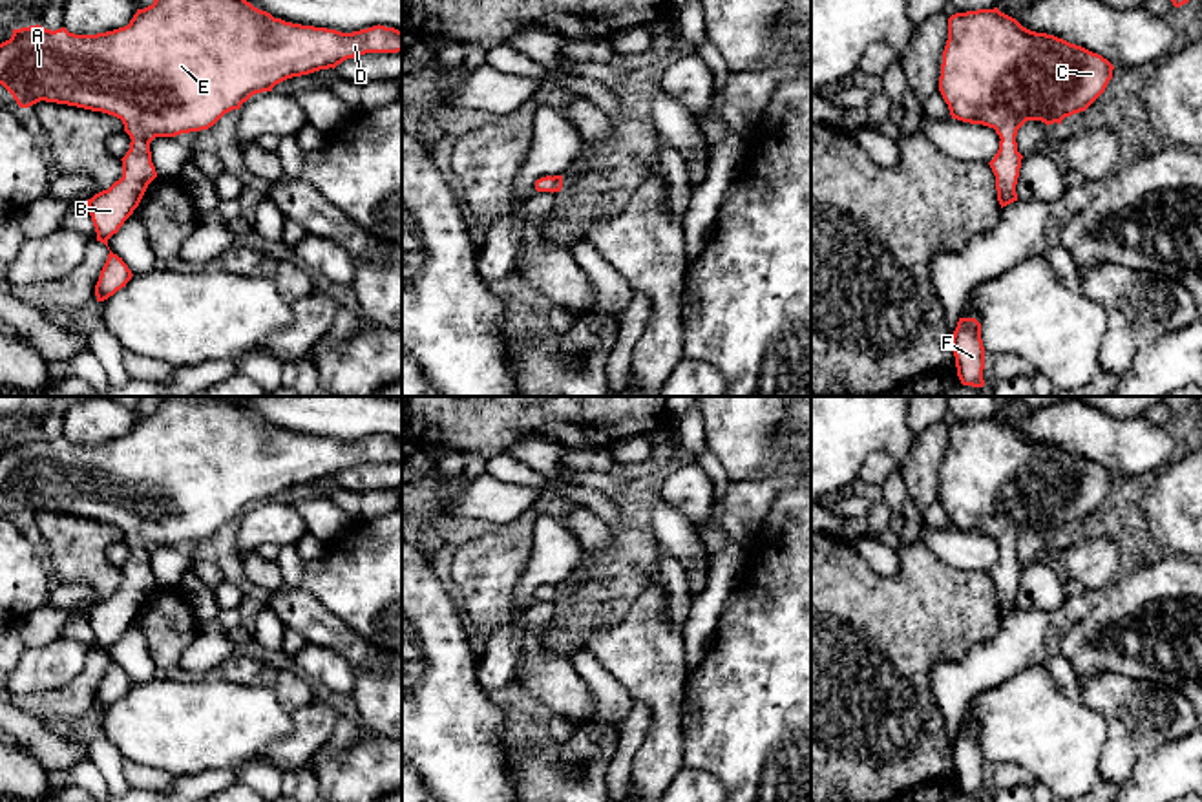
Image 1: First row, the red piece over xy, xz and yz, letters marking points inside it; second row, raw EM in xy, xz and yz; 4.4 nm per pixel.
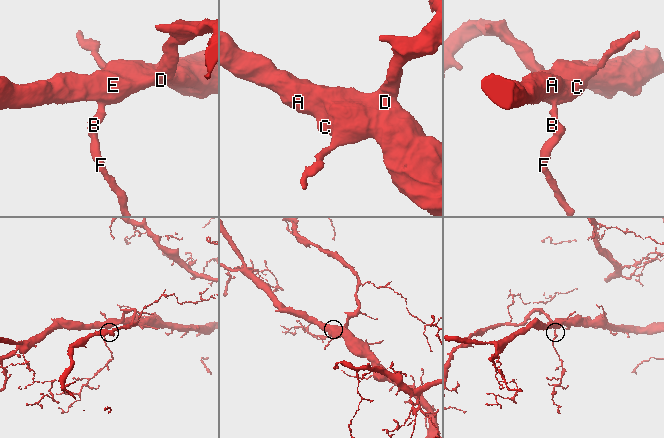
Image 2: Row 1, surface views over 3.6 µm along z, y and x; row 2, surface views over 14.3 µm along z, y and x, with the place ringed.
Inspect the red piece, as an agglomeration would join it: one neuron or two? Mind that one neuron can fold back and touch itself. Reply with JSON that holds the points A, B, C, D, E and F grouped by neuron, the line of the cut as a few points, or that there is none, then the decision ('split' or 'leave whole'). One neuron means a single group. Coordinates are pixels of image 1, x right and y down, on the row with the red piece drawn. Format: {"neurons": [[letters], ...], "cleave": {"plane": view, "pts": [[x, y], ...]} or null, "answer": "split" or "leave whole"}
{"neurons": [["A", "B", "C", "D", "E", "F"]], "cleave": null, "answer": "leave whole"}

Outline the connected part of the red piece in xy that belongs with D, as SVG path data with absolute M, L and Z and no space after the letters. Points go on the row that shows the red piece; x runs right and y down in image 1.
M153 0L152 5L137 9L128 26L106 33L75 35L66 27L51 31L38 24L13 29L11 38L0 44L0 84L20 108L46 100L102 111L122 121L124 132L132 139L130 150L121 159L122 177L86 201L97 241L108 247L108 239L133 214L148 185L157 177L150 152L150 142L155 137L208 130L225 113L239 110L252 95L272 91L276 84L287 79L334 69L343 60L365 53L398 51L402 51L402 31L380 24L342 33L274 18L247 0Z

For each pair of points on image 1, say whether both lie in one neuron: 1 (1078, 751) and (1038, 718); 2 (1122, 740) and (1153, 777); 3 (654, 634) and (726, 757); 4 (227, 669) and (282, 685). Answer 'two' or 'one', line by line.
1: one
2: two
3: two
4: one

